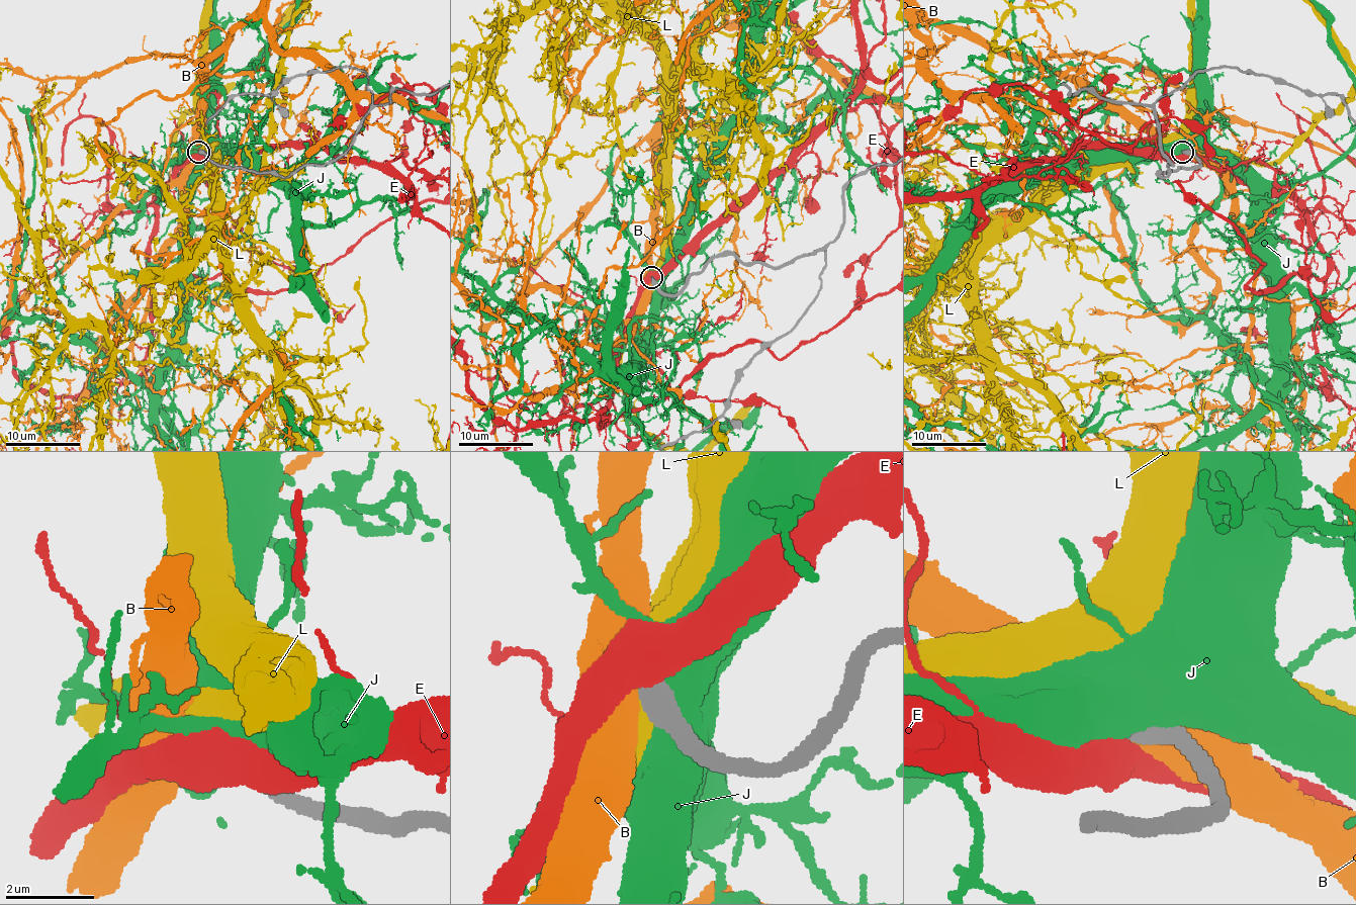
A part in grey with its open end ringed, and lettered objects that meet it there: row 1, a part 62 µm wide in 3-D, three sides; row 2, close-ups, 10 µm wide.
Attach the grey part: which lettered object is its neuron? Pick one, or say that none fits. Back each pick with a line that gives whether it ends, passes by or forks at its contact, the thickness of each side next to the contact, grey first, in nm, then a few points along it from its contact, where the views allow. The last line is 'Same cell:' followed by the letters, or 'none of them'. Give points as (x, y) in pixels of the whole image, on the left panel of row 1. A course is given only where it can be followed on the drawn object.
Same cell: none of them

